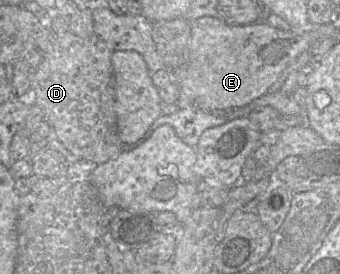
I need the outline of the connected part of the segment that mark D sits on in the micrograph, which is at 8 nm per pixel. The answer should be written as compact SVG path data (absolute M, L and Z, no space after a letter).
M71 31L54 33L54 43L42 62L33 71L31 89L34 103L44 113L60 142L74 155L100 165L115 158L125 145L119 135L115 111L114 77L111 64L112 50L96 34L81 38Z

